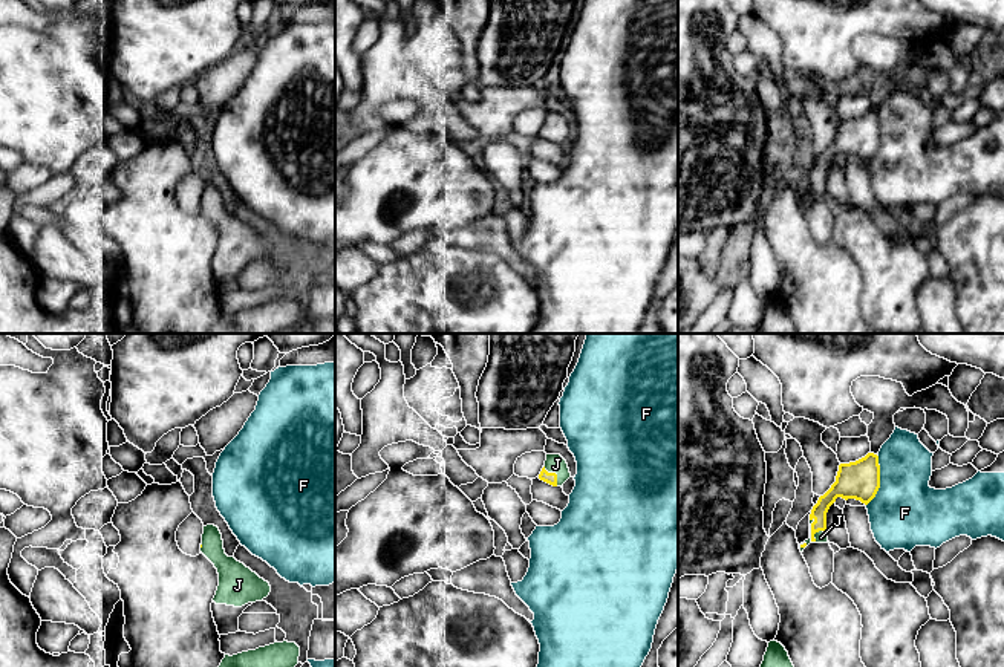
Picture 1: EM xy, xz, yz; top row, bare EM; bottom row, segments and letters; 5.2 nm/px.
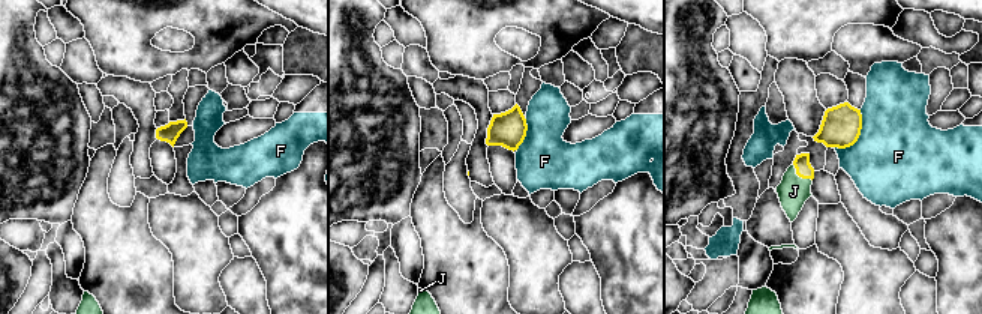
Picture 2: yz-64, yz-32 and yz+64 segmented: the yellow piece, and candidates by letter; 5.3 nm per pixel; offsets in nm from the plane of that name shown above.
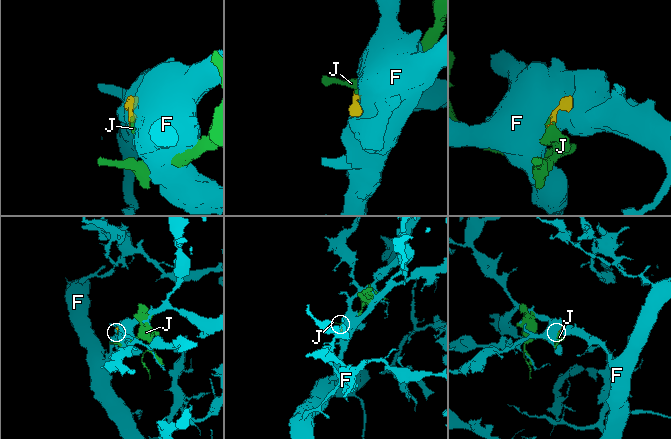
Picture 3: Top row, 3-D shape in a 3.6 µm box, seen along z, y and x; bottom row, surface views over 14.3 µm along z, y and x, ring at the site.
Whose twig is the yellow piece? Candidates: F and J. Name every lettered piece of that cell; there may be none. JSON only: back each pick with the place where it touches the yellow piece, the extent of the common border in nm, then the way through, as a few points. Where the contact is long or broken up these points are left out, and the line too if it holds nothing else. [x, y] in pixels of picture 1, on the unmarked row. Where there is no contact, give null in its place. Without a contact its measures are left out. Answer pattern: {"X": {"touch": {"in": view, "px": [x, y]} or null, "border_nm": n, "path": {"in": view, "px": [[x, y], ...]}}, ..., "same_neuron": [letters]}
{"J": {"touch": {"in": "yz", "px": [811, 187]}, "border_nm": 140, "path": {"in": "yz", "px": [[819, 169], [818, 181], [811, 187], [821, 195]]}}, "same_neuron": ["J"]}

